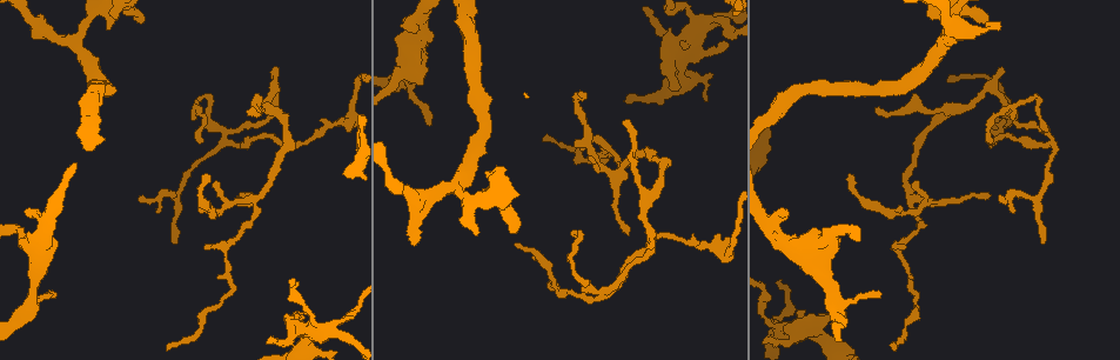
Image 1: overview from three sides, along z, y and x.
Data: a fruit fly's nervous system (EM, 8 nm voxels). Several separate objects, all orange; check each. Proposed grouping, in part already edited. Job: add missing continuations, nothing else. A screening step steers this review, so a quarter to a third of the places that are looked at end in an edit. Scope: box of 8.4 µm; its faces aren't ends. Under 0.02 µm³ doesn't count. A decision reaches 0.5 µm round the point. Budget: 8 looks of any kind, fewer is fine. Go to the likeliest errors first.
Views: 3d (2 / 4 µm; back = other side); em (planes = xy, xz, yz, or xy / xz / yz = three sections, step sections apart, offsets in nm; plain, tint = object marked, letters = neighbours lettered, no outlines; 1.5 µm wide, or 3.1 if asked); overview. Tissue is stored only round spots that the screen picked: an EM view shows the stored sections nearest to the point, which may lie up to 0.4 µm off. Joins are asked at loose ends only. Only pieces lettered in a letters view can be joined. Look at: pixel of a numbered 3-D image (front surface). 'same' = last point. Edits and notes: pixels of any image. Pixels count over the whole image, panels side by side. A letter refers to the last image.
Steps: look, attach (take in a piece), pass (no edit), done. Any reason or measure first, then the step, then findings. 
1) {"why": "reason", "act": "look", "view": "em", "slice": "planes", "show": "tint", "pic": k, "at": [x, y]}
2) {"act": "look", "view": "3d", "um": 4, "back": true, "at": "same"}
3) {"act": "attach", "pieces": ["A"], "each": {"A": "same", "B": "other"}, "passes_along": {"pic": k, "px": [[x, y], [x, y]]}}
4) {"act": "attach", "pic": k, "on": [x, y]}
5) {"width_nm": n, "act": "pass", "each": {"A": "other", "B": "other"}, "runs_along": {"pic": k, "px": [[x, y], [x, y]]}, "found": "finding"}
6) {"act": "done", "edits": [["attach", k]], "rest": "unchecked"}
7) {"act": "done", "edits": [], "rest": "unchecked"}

{"why": "free end", "act": "look", "view": "em", "slice": "planes", "show": "letters", "pic": 1, "at": [274, 67]}

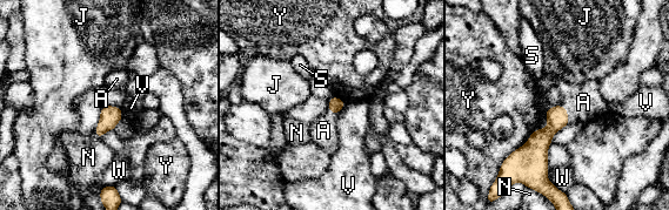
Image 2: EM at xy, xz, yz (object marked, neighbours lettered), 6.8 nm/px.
{"longest_contact_nm": ["Y", 340], "act": "attach", "pieces": ["A"], "each": {"A": "same", "J": "other", "N": "other", "S": "other", "V": "other", "W": "other", "Y": "other"}, "passes_along": {"pic": 2, "px": [[557, 116], [567, 113], [583, 102]]}, "found": "the neuron continues"}

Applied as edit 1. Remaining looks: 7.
{"why": "see it whole again", "act": "look", "view": "overview"}

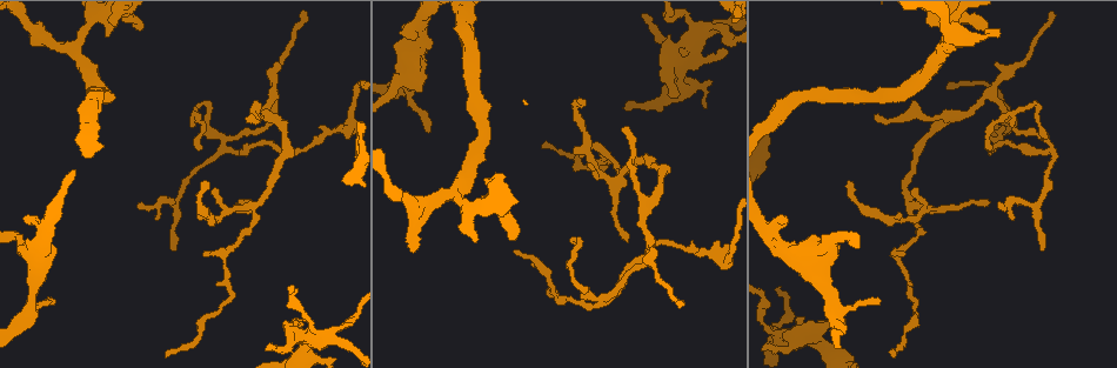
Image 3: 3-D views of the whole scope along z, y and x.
{"why": "free end", "act": "look", "view": "em", "slice": "planes", "show": "letters", "pic": 3, "at": [675, 94]}

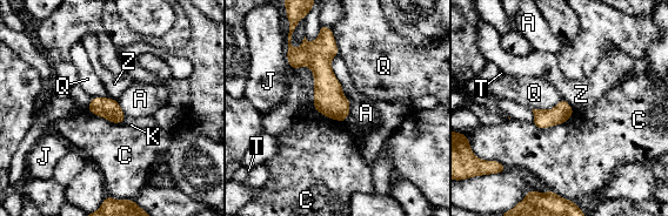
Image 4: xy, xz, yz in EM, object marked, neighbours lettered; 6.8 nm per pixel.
{"width_nm": 140, "act": "pass", "each": {"A": "other", "C": "other", "J": "other", "K": "other", "Q": "other", "T": "other", "Z": "other"}, "runs_along": {"pic": 4, "px": [[332, 41], [325, 82], [341, 117]]}, "found": "none of them fits"}

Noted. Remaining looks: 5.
{"why": "free end", "act": "look", "view": "3d", "um": 2, "pic": 3, "at": [411, 252]}

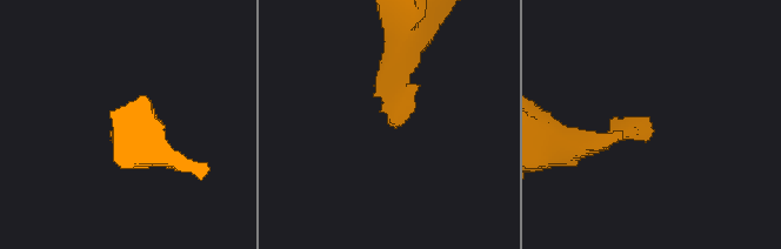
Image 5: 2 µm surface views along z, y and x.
{"act": "look", "view": "em", "slice": "planes", "show": "letters", "pic": 5, "at": [652, 129]}

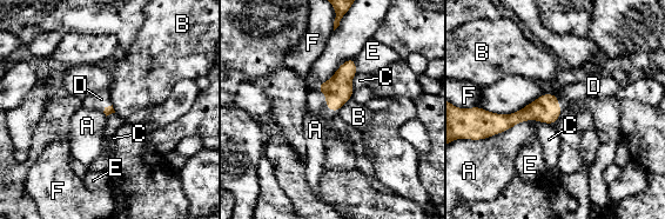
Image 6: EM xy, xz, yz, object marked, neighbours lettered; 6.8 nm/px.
{"longest_contact_nm": ["A", 360], "act": "attach", "pieces": ["D"], "each": {"A": "other", "B": "other", "C": "other", "D": "same", "E": "other", "F": "other"}, "found": "the neuron continues"}

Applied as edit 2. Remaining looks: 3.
{"act": "done", "edits": [["attach", 2], ["attach", 6]], "rest": "unchecked"}

